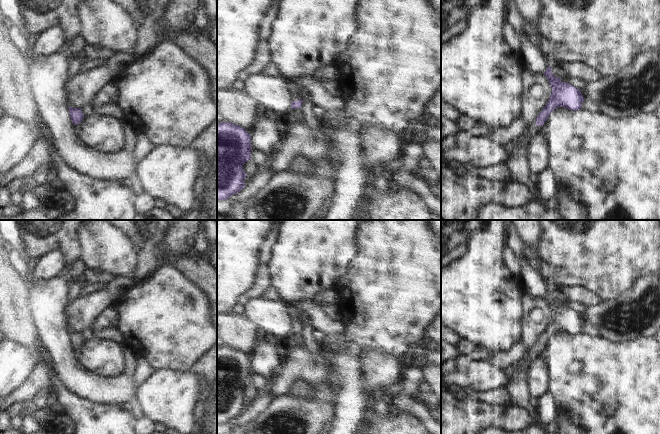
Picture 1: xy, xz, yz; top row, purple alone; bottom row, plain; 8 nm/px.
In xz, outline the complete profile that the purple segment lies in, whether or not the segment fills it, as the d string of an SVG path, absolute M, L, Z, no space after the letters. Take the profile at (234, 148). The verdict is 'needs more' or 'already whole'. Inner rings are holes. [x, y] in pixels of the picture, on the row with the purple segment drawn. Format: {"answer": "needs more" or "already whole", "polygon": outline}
{"answer": "already whole", "polygon": "M230 122L217 124L217 200L226 200L245 187L243 165L251 160L251 137Z"}

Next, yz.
{"answer": "needs more", "polygon": "M530 38L522 43L521 61L523 67L538 73L543 73L548 79L552 92L551 96L536 118L536 125L543 126L550 113L558 107L577 111L581 109L584 97L581 91L569 83L562 82L561 78L555 77L551 71L551 61L543 55L537 40Z"}

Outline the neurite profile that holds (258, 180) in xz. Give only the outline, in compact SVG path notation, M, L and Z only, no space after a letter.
M266 166L260 169L253 176L249 177L249 182L238 193L231 195L226 200L217 200L217 214L227 214L231 207L236 204L254 197L271 176L269 168Z

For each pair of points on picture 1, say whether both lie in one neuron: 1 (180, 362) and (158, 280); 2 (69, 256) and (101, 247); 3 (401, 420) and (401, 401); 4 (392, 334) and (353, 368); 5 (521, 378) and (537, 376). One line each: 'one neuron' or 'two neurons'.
1: one neuron
2: two neurons
3: two neurons
4: one neuron
5: two neurons

